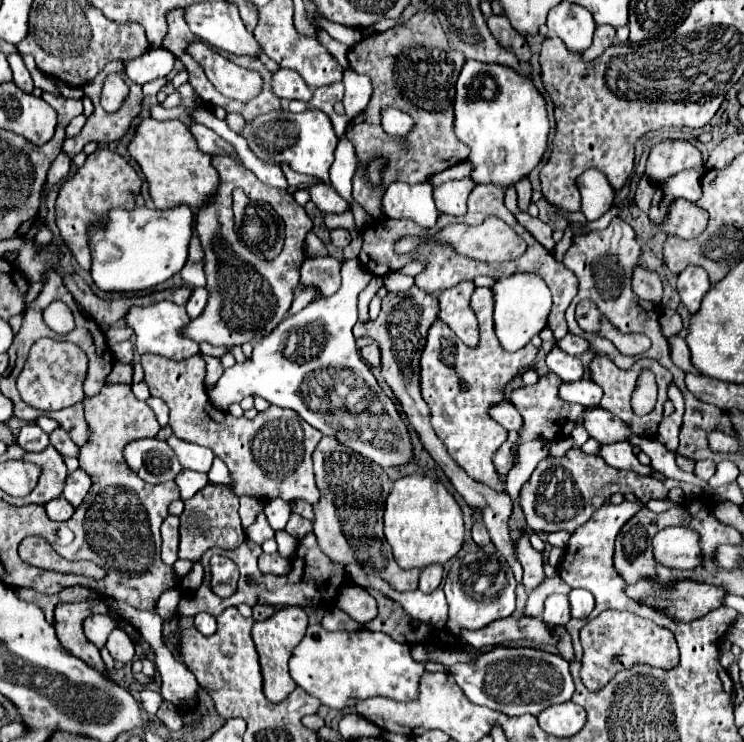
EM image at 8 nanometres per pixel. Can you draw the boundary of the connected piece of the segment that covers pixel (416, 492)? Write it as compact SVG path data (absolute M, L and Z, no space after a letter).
M406 475L394 483L394 489L386 499L384 535L394 551L396 563L402 569L422 569L420 591L432 593L442 581L442 565L432 563L446 563L464 543L460 505L440 481L426 475Z

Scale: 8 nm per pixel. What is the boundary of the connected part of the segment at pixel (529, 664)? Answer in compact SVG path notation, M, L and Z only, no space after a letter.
M496 647L486 655L476 657L470 663L456 663L446 667L446 671L454 677L464 695L488 709L500 711L504 715L538 715L540 711L570 701L574 693L574 681L570 675L570 665L560 655L552 655L538 649L510 649Z

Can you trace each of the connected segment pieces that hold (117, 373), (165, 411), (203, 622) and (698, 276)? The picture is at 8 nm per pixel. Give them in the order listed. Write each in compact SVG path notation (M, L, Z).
M116 363L108 383L132 383L132 365L124 365L124 363Z
M150 397L147 399L146 403L154 411L158 422L161 427L164 427L169 422L169 408L164 401L159 398Z
M198 613L194 617L194 627L202 633L202 635L212 635L216 631L216 619L210 613Z
M688 265L680 275L678 275L678 293L682 297L682 303L690 313L696 313L700 309L702 297L710 289L708 273L702 267Z

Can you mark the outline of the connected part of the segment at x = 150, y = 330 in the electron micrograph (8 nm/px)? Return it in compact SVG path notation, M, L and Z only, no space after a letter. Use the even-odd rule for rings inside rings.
M160 301L148 307L132 307L130 313L126 315L126 323L134 329L134 335L136 335L134 345L140 355L156 353L178 361L198 353L198 343L188 337L182 337L182 329L190 323L190 317L186 315L186 309L182 305L176 305L172 301Z

